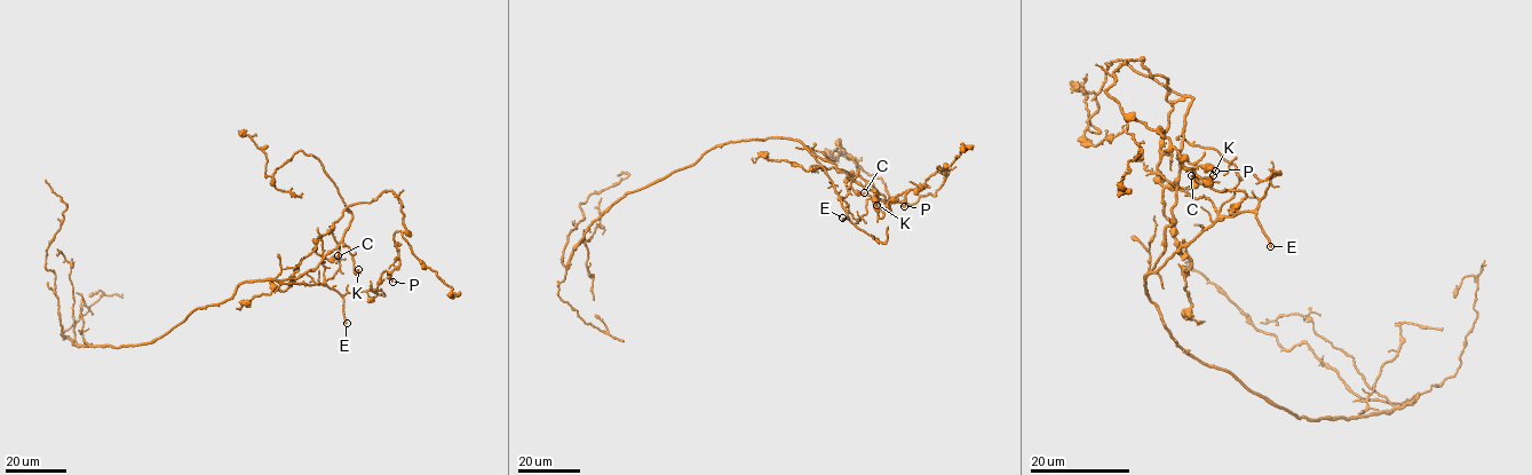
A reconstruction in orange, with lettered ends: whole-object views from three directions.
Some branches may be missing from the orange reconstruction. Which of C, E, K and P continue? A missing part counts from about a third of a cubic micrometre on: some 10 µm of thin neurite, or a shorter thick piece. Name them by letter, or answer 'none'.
E

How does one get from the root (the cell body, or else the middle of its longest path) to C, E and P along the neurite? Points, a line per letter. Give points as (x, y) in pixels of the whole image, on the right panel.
C: (1173, 338), (1143, 279), (1181, 251), (1163, 210), (1163, 192), (1190, 188), (1191, 175)
E: (1173, 338), (1159, 309), (1144, 292), (1144, 278), (1216, 221), (1246, 211), (1255, 213), (1270, 246)
P: (1173, 338), (1143, 285), (1181, 251), (1157, 166), (1167, 79), (1125, 62), (1106, 93), (1126, 119), (1215, 171)

